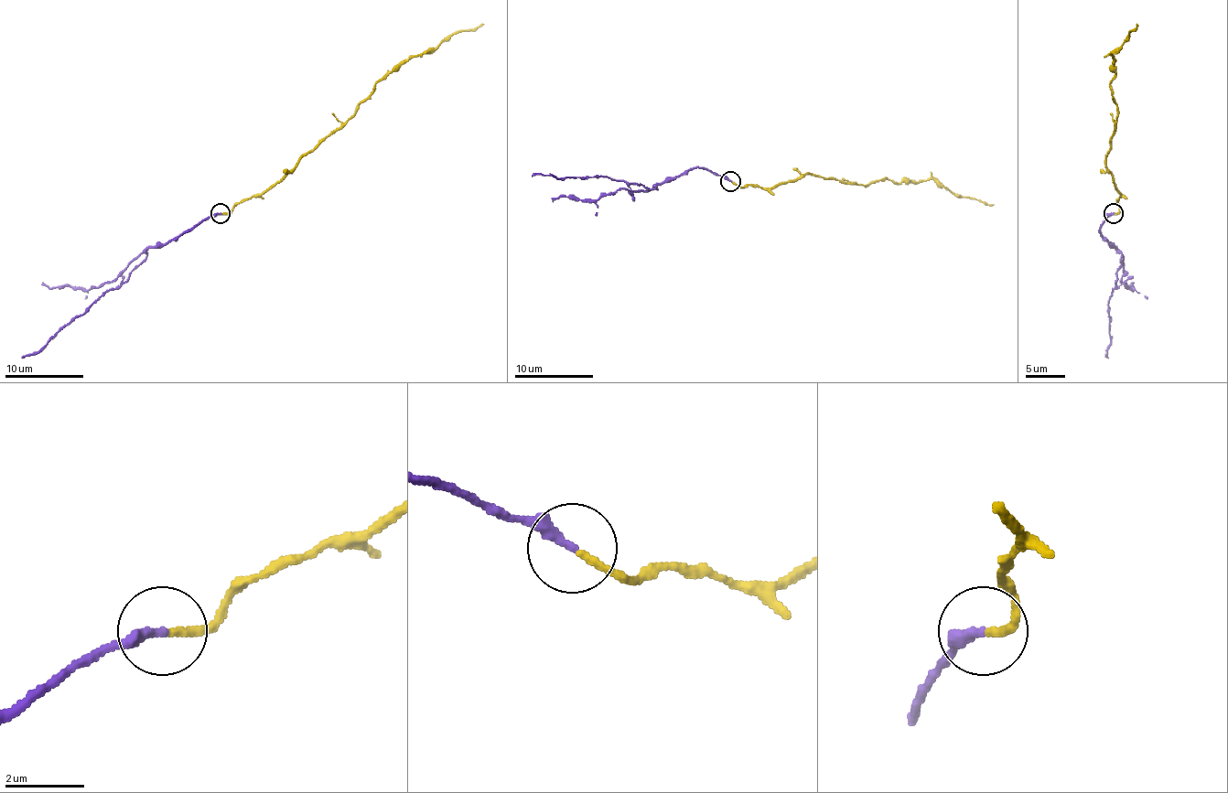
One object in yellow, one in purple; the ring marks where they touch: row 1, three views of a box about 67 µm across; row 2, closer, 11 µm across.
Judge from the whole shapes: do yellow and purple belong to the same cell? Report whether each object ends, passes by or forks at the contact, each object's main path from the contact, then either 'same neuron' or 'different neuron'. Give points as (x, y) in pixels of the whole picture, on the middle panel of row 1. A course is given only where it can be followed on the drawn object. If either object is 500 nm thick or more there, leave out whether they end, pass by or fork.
yellow ends; purple ends; course yellow (731, 181), (740, 187), (772, 187), (805, 174), (862, 186), (925, 179), (939, 181), (954, 195), (994, 205); course purple (731, 181), (705, 167), (694, 167), (673, 179), (662, 181), (656, 189), (601, 176), (533, 176); same neuron

